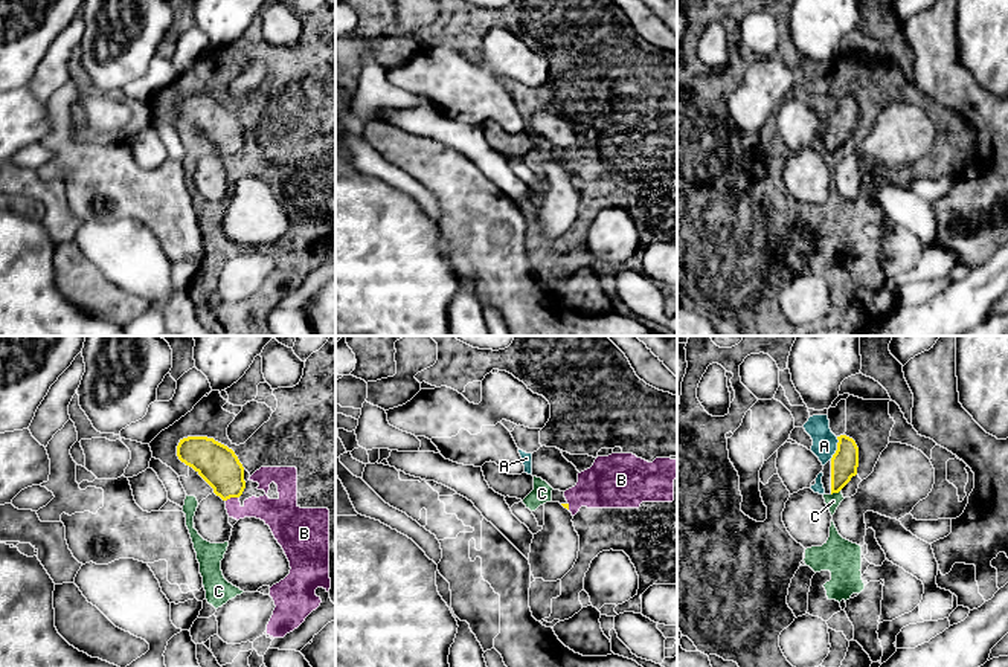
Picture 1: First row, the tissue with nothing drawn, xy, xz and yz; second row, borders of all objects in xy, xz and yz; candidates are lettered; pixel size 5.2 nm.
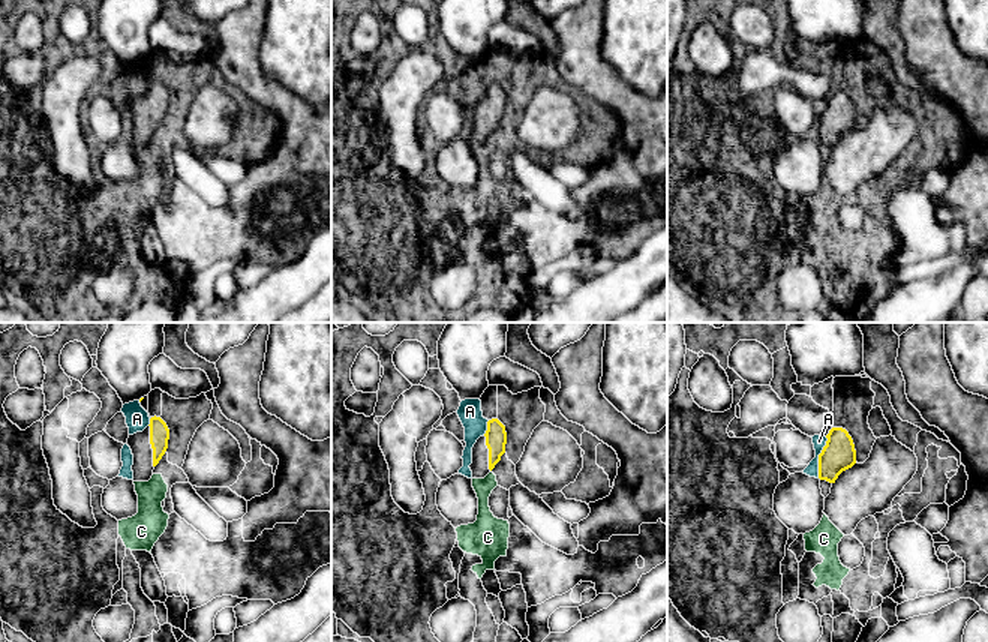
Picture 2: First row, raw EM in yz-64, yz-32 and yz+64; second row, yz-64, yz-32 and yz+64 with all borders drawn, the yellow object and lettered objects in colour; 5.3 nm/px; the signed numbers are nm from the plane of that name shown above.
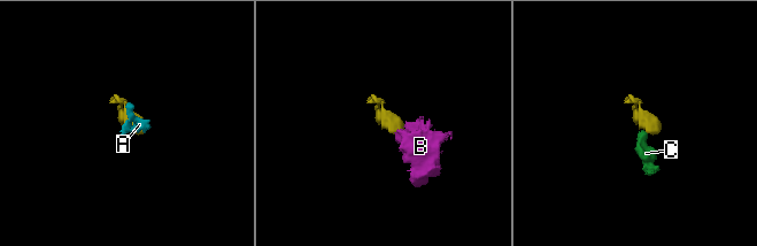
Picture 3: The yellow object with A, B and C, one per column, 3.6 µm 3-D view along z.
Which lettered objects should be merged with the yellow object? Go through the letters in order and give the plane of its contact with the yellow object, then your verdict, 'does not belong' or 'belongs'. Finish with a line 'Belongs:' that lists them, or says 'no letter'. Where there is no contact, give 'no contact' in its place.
A: contact in yz; belongs
B: contact in xy; does not belong
C: contact in yz; does not belong
Belongs: A

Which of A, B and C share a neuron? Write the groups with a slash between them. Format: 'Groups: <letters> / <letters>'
Groups: A / B C

